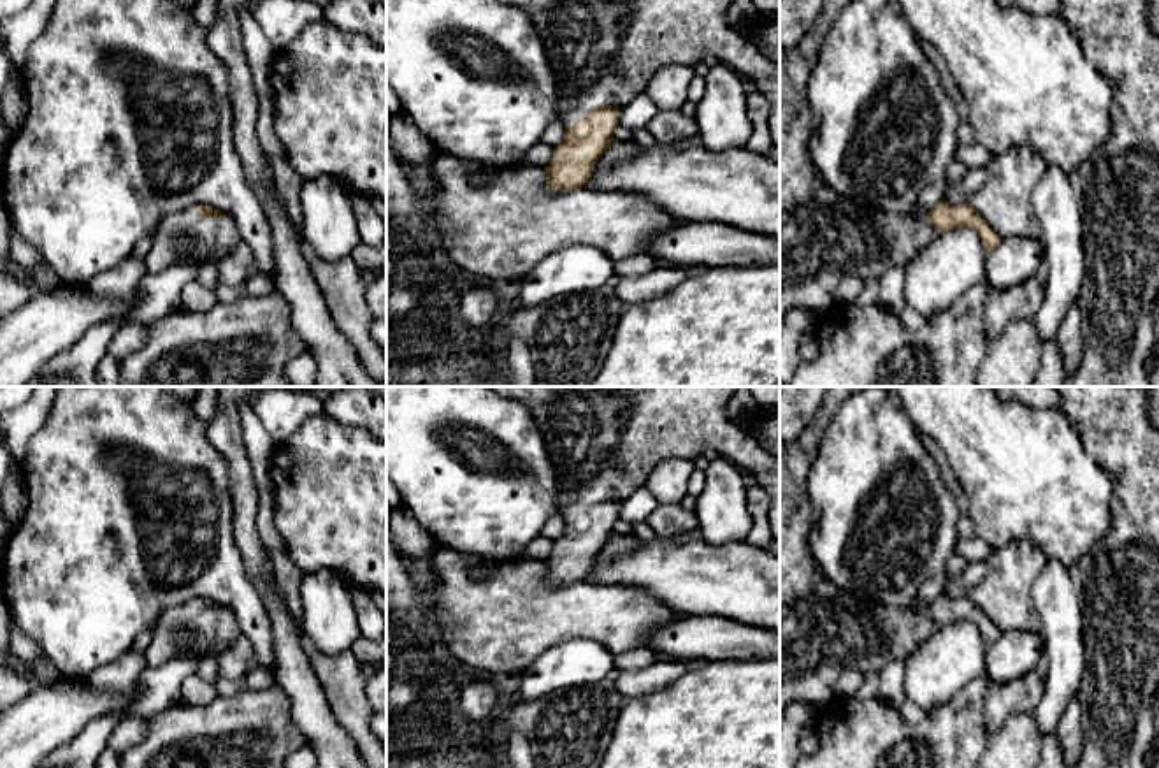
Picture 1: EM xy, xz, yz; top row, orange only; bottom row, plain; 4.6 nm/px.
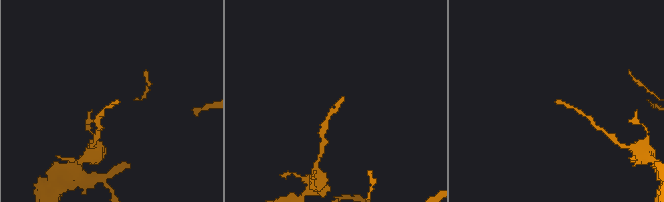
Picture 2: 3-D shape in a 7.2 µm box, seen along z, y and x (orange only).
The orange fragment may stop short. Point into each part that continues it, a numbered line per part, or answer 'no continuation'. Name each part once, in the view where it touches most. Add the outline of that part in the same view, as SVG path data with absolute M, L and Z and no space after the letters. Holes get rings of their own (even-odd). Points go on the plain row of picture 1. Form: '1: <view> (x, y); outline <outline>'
1: xz (604, 441); outline M490 387L502 397L523 402L546 445L558 473L562 517L565 524L583 513L592 501L627 497L644 487L651 469L671 457L701 459L706 446L753 476L769 494L769 529L780 540L780 457L767 453L739 422L729 418L727 406L739 387Z

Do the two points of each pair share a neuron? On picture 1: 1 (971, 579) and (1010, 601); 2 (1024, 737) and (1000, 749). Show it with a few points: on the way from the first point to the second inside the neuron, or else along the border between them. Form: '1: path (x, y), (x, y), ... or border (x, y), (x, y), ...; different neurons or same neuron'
1: border (986, 561), (987, 573), (966, 594); different neurons
2: path (1019, 742), (1012, 749), (1005, 749); same neuron

